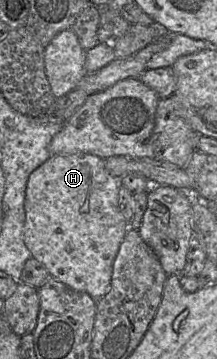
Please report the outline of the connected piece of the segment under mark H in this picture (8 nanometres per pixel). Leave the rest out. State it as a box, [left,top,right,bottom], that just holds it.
[23,154,130,302]

